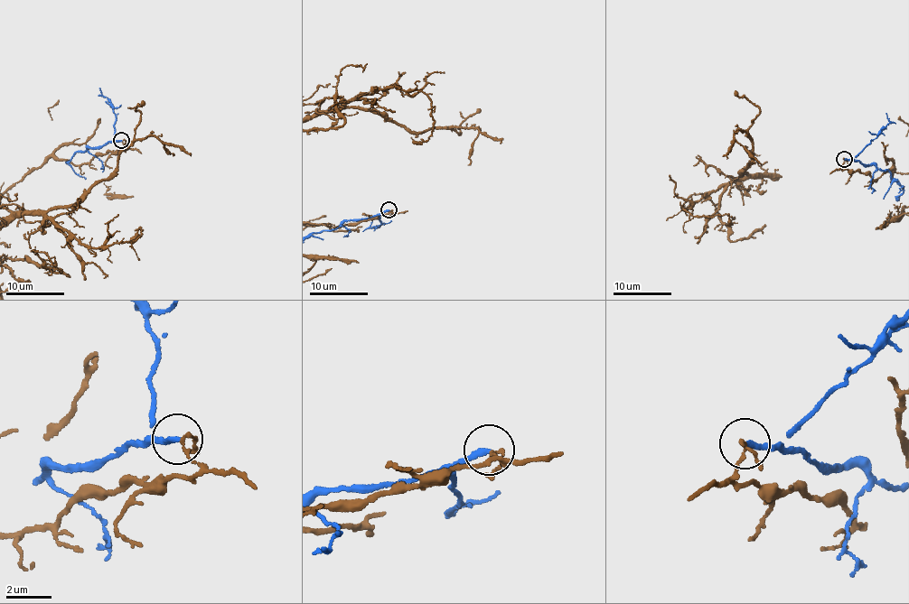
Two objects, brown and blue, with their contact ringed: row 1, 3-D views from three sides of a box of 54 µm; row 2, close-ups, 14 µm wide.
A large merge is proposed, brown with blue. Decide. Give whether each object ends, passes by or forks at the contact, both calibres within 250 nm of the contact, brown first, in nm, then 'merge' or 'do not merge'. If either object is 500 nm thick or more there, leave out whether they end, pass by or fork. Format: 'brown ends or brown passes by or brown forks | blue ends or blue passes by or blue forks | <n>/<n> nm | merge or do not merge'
brown passes by | blue ends | 110/240 nm | do not merge

